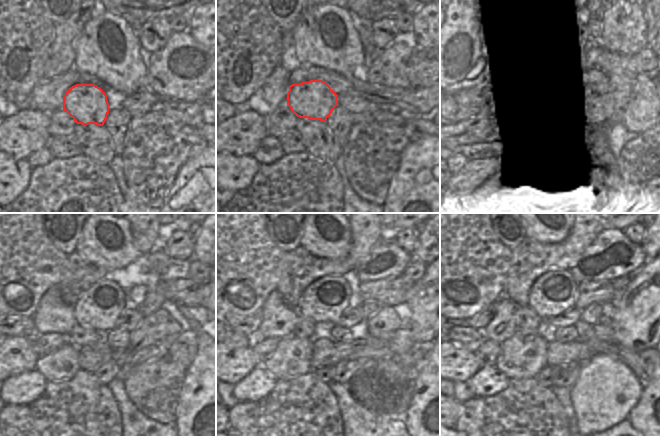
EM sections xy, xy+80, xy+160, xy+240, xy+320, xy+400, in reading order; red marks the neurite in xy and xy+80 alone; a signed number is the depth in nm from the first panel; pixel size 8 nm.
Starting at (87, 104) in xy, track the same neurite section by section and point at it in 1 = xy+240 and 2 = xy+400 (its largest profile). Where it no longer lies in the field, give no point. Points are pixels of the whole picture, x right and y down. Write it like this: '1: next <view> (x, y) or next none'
1: next xy+240 (99, 307)
2: next xy+400 (553, 293)

